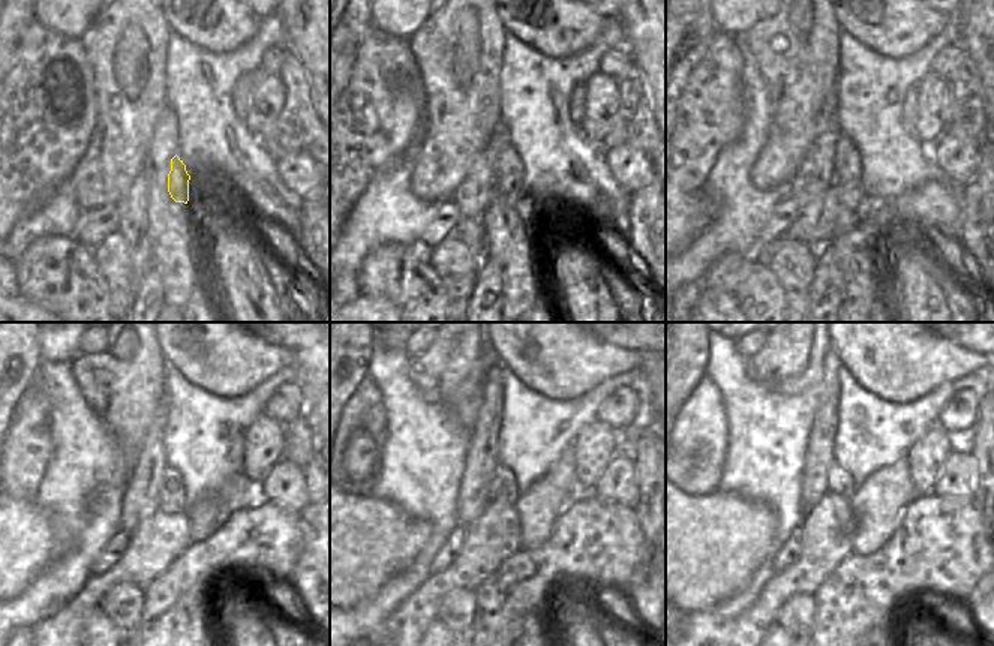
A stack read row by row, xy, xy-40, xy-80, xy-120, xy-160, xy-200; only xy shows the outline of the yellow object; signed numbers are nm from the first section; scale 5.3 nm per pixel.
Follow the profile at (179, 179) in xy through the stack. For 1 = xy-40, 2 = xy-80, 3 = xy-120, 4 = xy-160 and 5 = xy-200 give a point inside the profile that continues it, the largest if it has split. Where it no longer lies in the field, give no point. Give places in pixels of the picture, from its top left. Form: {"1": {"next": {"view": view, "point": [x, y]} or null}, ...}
{"1": {"next": {"view": "xy-40", "point": [508, 171]}}, "2": {"next": {"view": "xy-80", "point": [846, 162]}}, "3": {"next": {"view": "xy-120", "point": [171, 495]}}, "4": {"next": {"view": "xy-160", "point": [504, 487]}}, "5": {"next": {"view": "xy-200", "point": [840, 483]}}}

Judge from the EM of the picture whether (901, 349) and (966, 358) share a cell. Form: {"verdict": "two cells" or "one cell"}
{"verdict": "one cell"}

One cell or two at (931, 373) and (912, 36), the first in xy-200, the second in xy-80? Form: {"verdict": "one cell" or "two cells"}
{"verdict": "one cell"}

